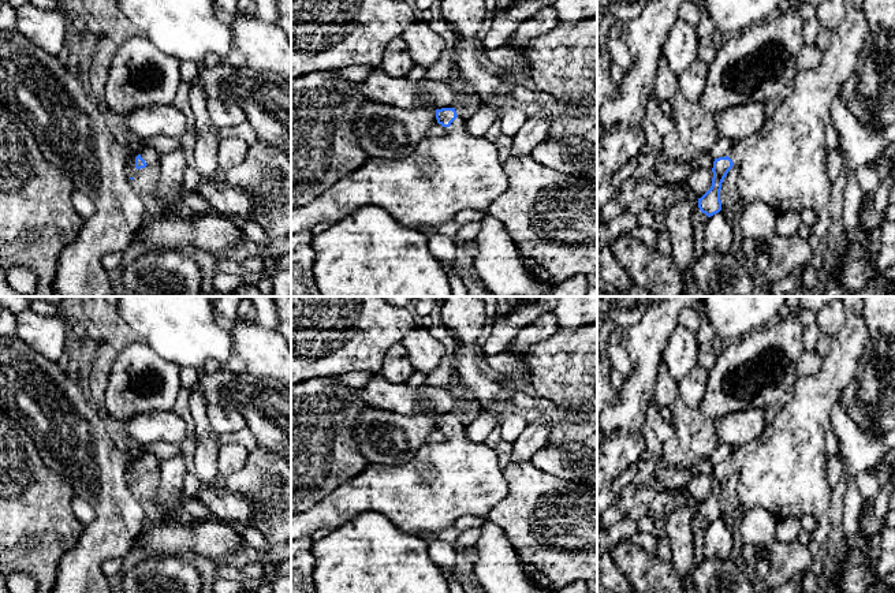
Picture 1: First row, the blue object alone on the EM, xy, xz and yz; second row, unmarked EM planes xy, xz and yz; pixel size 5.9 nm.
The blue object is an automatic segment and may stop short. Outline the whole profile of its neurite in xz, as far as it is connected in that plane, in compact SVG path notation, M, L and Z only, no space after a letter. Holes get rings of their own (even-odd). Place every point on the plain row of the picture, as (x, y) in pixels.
M455 414L436 415L437 429L445 433L440 443L422 444L413 459L395 466L369 463L307 511L291 518L291 541L325 527L335 530L359 514L374 511L409 534L439 533L460 516L488 518L508 493L508 484L497 456L485 443L471 441Z

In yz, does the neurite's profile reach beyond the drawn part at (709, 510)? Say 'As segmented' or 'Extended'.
Extended

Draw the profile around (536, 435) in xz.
M537 418L527 424L522 435L511 444L511 460L533 460L534 455L549 443L551 419Z

